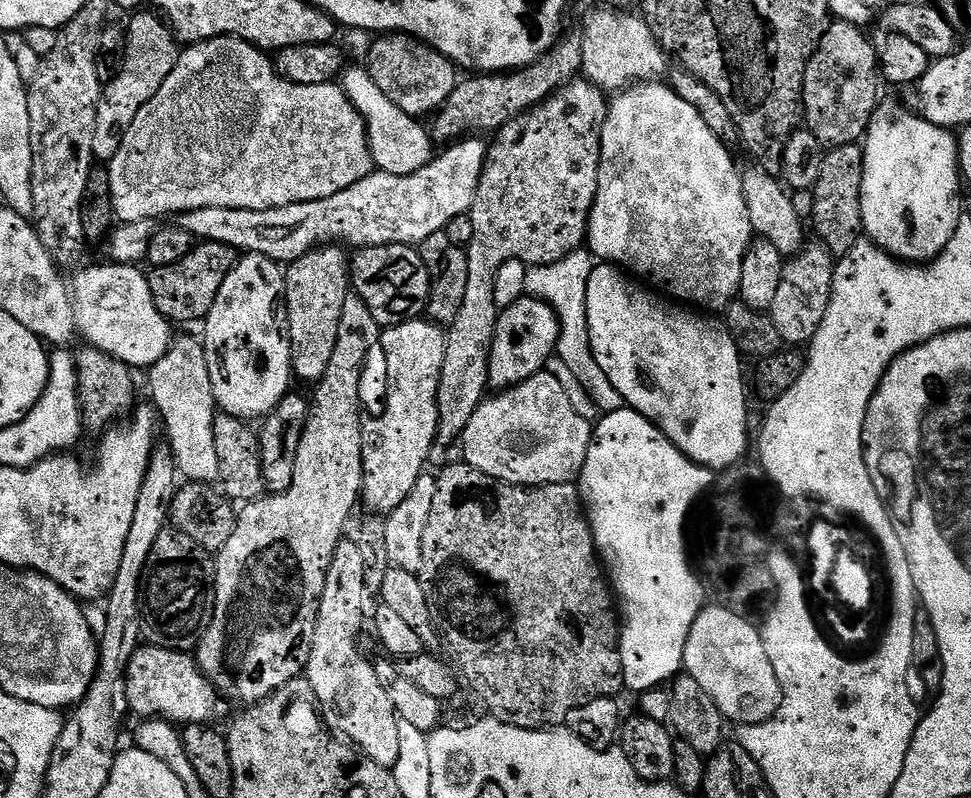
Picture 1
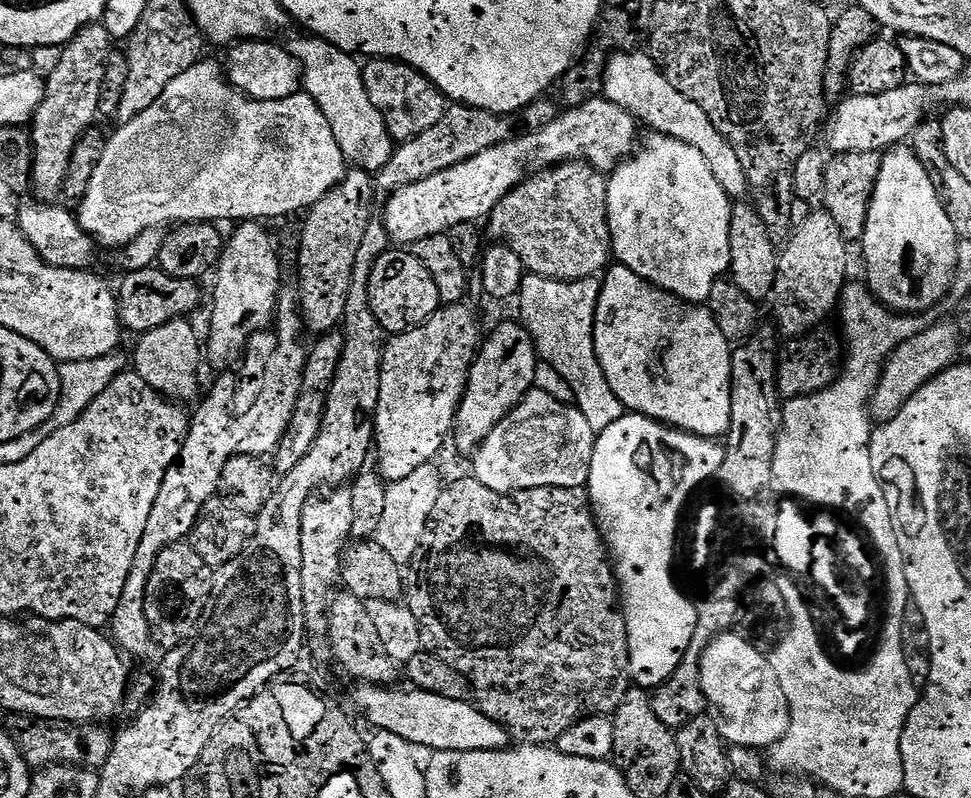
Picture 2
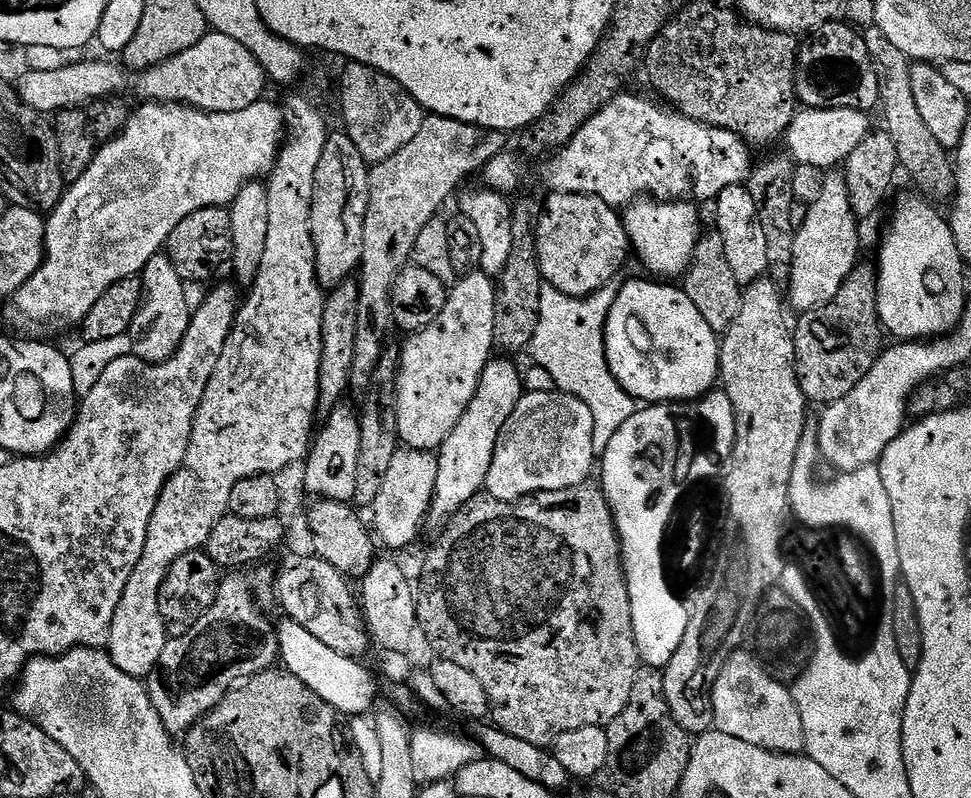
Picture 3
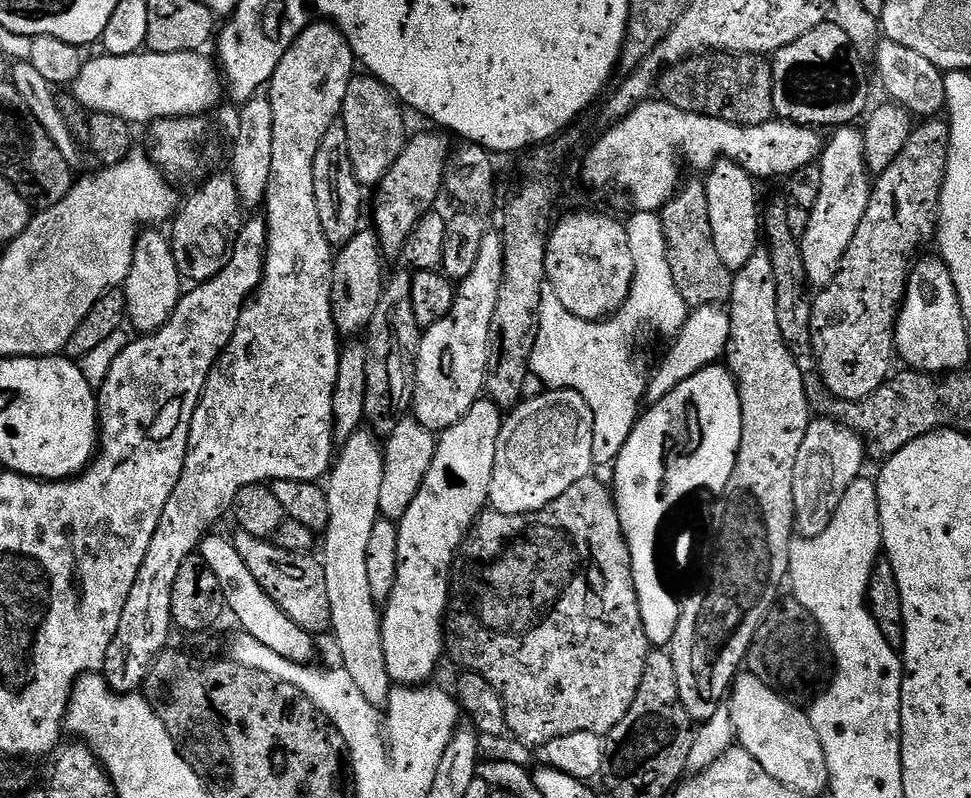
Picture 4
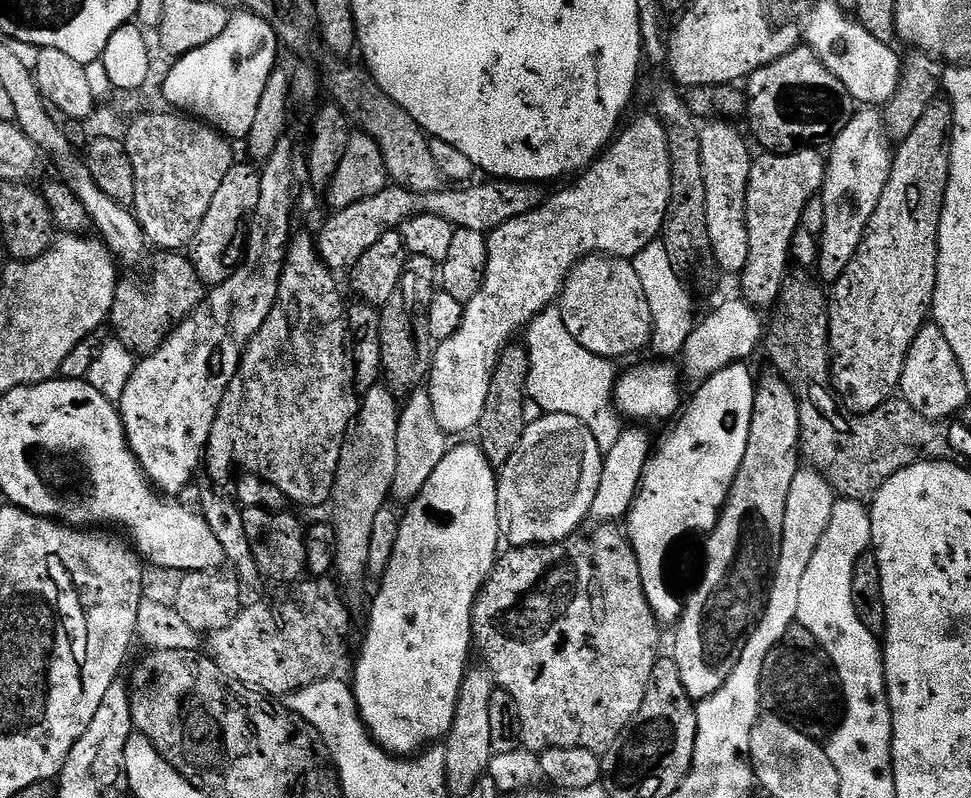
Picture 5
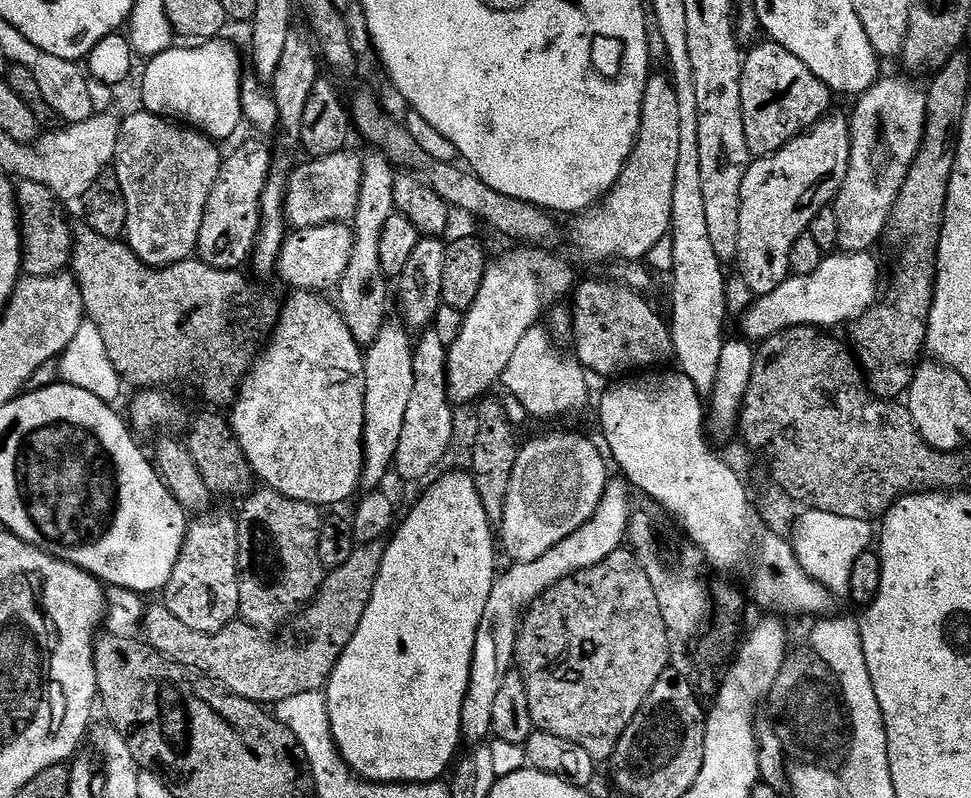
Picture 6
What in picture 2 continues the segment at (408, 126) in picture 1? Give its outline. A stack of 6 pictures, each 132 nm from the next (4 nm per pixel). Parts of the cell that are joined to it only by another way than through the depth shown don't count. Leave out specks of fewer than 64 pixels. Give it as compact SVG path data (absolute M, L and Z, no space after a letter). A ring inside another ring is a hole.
M302 34L300 38L287 41L286 47L301 66L301 83L303 91L314 98L330 122L334 138L339 148L344 152L344 158L349 165L375 174L390 162L395 151L396 142L388 132L388 124L384 115L371 102L366 93L363 67L351 53L328 43L320 37Z

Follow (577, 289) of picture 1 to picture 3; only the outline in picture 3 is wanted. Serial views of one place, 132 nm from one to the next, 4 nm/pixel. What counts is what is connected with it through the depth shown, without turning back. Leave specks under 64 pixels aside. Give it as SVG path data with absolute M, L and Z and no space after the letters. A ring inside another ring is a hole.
M545 286L542 290L542 302L540 303L540 317L538 318L538 330L534 334L530 345L530 353L534 364L542 367L550 374L555 387L561 392L570 394L586 406L590 406L590 414L594 414L594 450L603 454L614 434L622 430L622 426L638 410L637 401L632 399L626 390L614 378L614 374L608 365L606 358L606 346L604 345L604 327L606 318L610 314L610 306L616 301L616 292L611 287L603 288L593 296L578 297L562 294L562 290L551 286Z

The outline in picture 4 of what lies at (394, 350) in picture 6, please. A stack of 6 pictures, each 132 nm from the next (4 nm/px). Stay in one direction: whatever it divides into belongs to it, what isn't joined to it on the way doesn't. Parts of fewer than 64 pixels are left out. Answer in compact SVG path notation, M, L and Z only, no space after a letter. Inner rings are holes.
M368 430L352 435L342 446L326 480L328 527L322 533L326 596L329 599L331 635L336 635L342 670L352 679L373 709L387 705L390 691L388 671L382 650L381 609L370 594L366 574L366 546L370 546L370 530L381 519L382 474L384 453Z

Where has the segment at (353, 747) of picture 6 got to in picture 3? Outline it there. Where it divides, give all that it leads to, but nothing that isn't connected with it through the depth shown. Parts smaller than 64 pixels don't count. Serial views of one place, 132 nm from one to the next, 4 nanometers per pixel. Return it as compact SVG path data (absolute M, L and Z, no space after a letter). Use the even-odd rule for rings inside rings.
M493 358L482 370L478 390L458 426L454 426L451 436L438 450L438 486L436 497L432 500L432 511L428 513L427 523L443 526L474 497L481 495L484 483L490 470L490 462L494 458L494 446L498 446L498 438L502 434L502 426L510 422L510 414L514 414L514 406L525 393L524 378L521 369L511 364L511 359Z

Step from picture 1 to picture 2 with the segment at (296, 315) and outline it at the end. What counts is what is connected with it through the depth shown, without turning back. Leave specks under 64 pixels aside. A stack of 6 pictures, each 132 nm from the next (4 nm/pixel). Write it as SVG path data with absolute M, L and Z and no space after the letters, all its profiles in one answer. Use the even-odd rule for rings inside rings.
M349 170L345 172L344 180L338 186L334 186L330 194L326 194L317 204L307 209L303 217L304 229L300 232L298 311L309 333L323 334L341 327L346 310L346 294L350 294L350 278L354 274L354 258L358 258L358 246L362 246L362 234L366 234L366 226L374 220L372 192L374 193L374 180L369 173L363 170Z

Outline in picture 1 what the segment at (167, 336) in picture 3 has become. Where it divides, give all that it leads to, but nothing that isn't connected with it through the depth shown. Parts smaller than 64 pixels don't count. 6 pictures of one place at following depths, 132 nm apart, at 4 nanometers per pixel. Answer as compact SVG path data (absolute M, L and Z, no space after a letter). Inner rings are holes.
M177 335L172 345L158 362L147 369L148 388L152 391L151 407L158 413L159 423L168 431L167 447L176 455L176 465L185 481L196 481L215 485L219 481L218 450L214 446L214 418L218 415L218 405L214 398L214 386L210 382L210 366L206 362L203 343L192 336Z

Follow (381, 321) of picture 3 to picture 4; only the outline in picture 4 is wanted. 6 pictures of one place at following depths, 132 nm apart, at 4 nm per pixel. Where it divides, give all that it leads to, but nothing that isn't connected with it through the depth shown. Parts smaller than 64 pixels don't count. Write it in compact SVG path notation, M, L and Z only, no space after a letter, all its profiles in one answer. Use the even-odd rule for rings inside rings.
M439 131L424 132L407 141L401 156L392 165L384 180L375 189L376 193L376 228L374 235L378 247L385 257L399 257L403 253L406 242L412 237L416 223L429 215L439 198L440 192L446 188L446 173L450 163L447 135Z

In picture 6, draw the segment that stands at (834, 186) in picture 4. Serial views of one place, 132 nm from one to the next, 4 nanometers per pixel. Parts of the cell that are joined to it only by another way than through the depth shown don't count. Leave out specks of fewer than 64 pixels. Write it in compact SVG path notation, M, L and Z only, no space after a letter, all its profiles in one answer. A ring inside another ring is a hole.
M881 78L877 80L876 85L869 92L864 92L855 101L856 109L850 112L850 123L852 125L852 145L850 146L850 162L848 163L848 173L844 179L844 184L840 187L840 192L836 195L834 201L834 211L838 218L838 242L839 251L844 254L853 254L855 252L866 252L875 249L875 244L879 242L880 236L885 235L888 227L888 220L892 216L892 207L902 190L902 184L906 182L906 176L910 174L910 168L922 146L922 138L926 130L926 102L928 93L923 87L919 88L912 80L887 80Z

